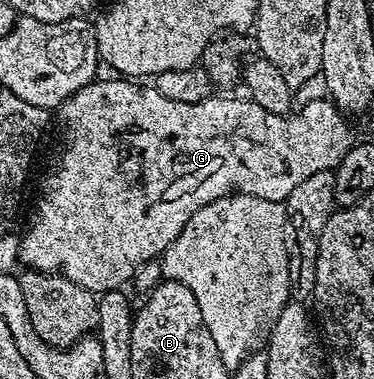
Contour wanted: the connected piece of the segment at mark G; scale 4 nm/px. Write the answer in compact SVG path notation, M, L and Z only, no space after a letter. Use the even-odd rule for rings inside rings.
M128 77L112 78L116 79L97 78L60 104L58 114L60 114L60 123L64 126L64 152L60 155L60 164L57 165L56 172L46 176L44 184L40 187L40 196L37 197L36 208L32 211L32 220L29 221L25 231L23 228L20 235L18 256L19 262L25 263L23 265L25 268L33 271L57 272L93 293L121 290L125 286L123 283L130 282L143 263L148 263L151 259L159 260L166 248L178 237L178 233L182 233L186 221L190 221L190 217L198 213L198 209L210 205L210 201L226 199L230 195L239 193L262 197L275 203L284 203L290 197L290 193L294 193L294 189L298 189L298 185L306 181L306 177L314 177L314 173L323 171L335 172L342 157L346 157L346 153L354 145L352 127L347 123L349 120L345 112L339 111L335 103L327 97L310 100L301 111L296 109L286 115L275 115L262 109L262 105L253 103L247 97L241 99L213 97L206 101L198 101L194 105L186 105L170 101L170 97L162 97L162 93L158 93L155 86L143 87L140 84L143 82L133 81Z

